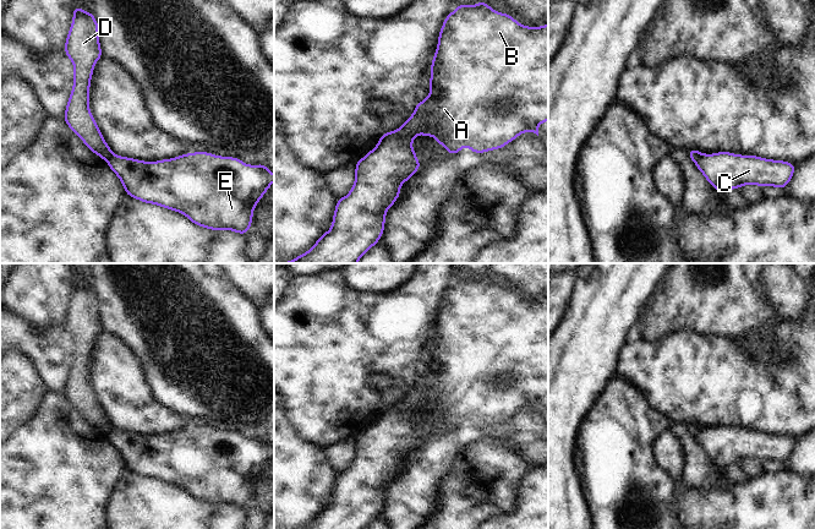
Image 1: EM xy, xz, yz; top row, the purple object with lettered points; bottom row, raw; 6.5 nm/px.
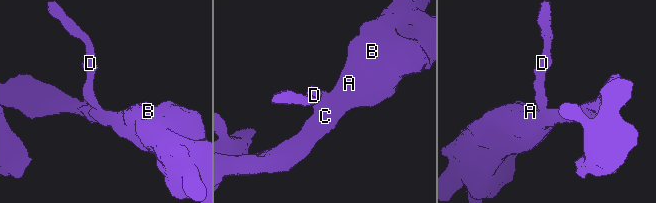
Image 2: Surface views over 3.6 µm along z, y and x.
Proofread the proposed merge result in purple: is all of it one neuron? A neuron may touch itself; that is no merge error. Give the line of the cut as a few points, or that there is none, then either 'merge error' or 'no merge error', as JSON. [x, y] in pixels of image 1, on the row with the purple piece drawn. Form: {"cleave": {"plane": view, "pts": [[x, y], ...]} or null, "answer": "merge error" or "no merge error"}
{"cleave": {"plane": "xy", "pts": [[115, 156], [107, 161]]}, "answer": "merge error"}

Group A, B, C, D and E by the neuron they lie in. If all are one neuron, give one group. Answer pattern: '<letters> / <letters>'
A B C E / D

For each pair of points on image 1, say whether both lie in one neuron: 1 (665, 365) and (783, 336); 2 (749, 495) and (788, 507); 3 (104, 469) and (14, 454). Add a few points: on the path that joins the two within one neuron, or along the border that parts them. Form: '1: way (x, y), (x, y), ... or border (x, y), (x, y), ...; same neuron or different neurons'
1: way (703, 372), (778, 372); same neuron
2: way (759, 497), (771, 507), (778, 507); same neuron
3: way (82, 469), (36, 469); same neuron

